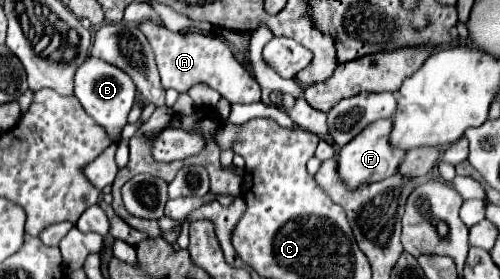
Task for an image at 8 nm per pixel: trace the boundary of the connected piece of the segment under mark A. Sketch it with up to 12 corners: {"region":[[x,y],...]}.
{"region":[[138,28],[164,88],[208,84],[232,104],[262,100],[260,84],[220,36]]}

